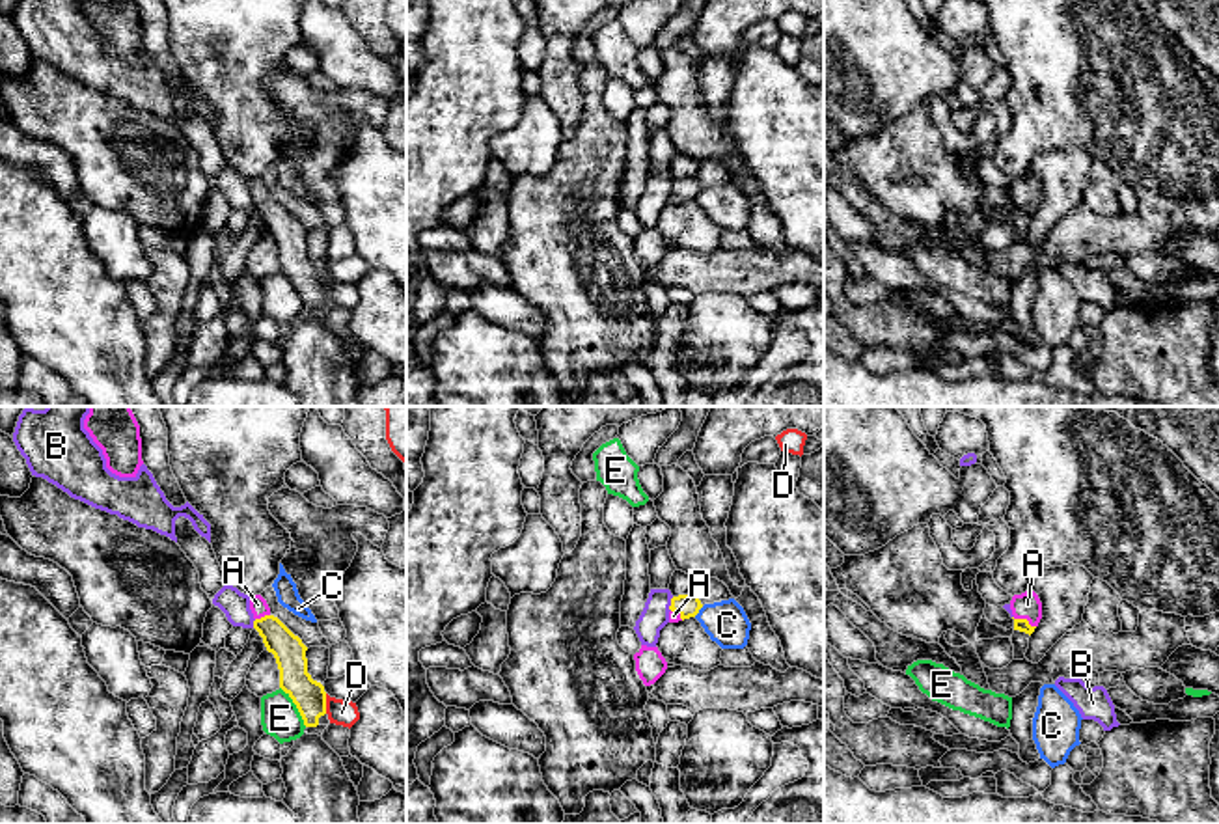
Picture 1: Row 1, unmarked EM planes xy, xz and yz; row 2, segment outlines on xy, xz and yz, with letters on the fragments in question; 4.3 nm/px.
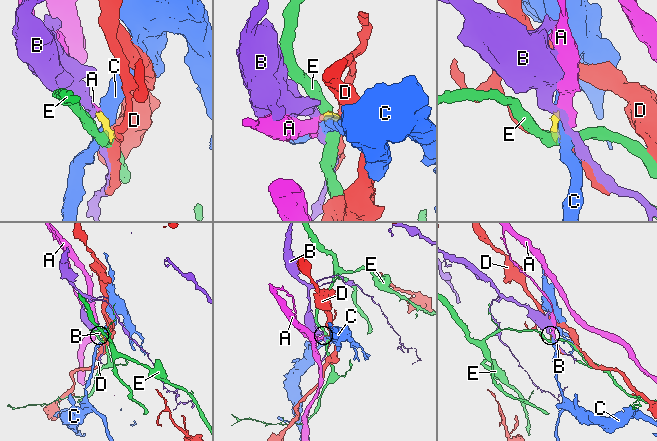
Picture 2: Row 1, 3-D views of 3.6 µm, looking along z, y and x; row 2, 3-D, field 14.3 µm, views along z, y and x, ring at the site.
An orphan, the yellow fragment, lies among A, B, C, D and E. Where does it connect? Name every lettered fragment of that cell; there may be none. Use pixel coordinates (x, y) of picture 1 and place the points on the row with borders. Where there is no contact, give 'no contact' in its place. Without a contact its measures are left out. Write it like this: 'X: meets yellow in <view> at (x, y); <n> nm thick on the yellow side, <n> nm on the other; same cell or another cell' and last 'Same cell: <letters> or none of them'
A: meets yellow in yz at (1024, 619); 60 nm thick on the yellow side, 120 nm on the other; same cell
B: meets yellow in xz at (671, 604); 100 nm thick on the yellow side, 120 nm on the other; another cell
C: meets yellow in xz at (698, 612); 100 nm thick on the yellow side, 180 nm on the other; another cell
D: meets yellow in xy at (325, 703); 140 nm thick on the yellow side, 110 nm on the other; another cell
E: meets yellow in xy at (297, 707); 140 nm thick on the yellow side, 170 nm on the other; another cell
Same cell: A

